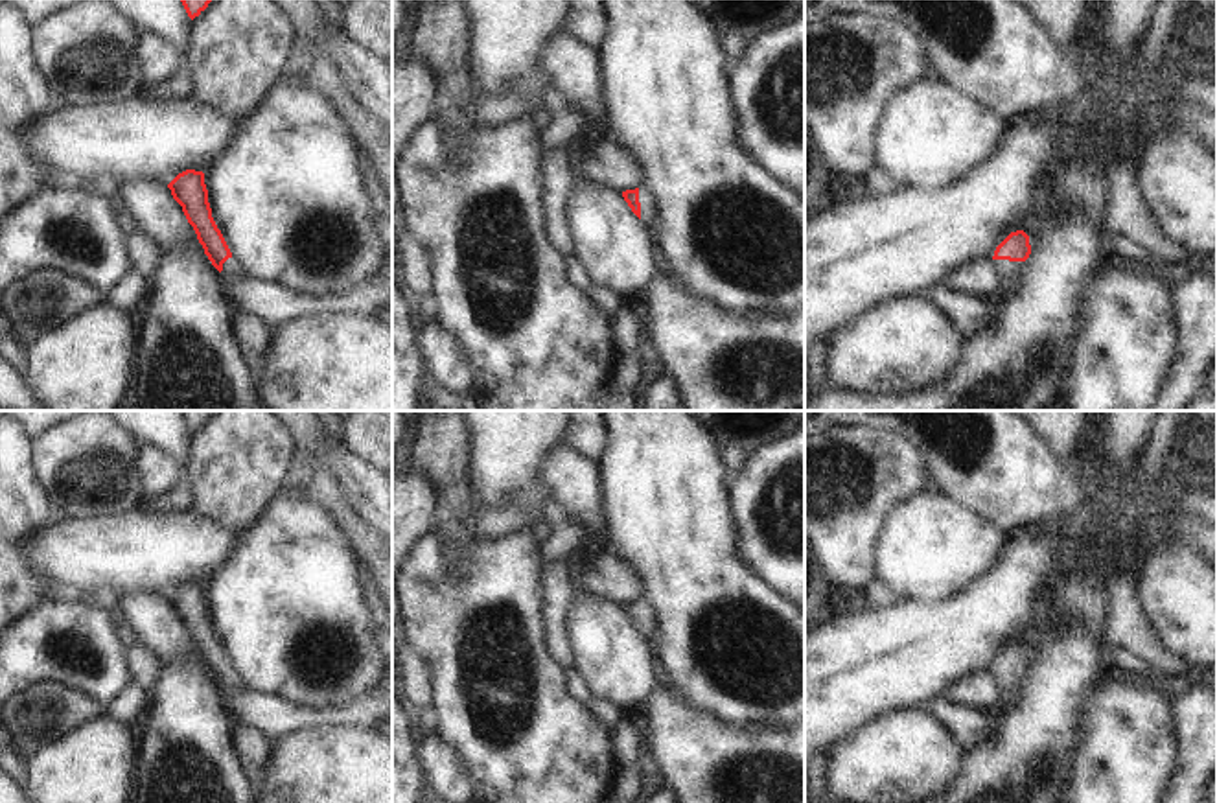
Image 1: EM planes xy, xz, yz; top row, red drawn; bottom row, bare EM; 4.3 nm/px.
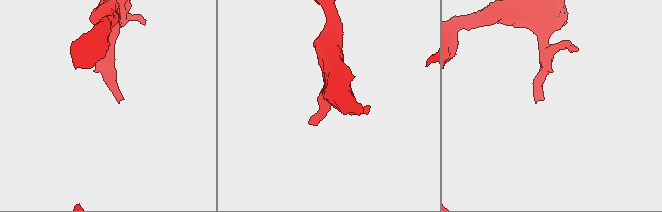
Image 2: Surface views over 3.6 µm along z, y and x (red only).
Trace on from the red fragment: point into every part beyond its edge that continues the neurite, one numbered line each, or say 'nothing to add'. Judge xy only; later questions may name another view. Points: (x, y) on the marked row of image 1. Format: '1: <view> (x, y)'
1: xy (231, 267)

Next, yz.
1: yz (1009, 271)

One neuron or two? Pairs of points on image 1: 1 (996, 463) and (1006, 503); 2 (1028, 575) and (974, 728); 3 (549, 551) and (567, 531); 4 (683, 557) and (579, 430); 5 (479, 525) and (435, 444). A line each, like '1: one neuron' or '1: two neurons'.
1: one neuron
2: two neurons
3: one neuron
4: two neurons
5: two neurons

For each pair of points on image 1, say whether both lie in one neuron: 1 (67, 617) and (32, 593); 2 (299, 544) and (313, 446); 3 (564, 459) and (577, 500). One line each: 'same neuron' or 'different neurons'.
1: different neurons
2: different neurons
3: same neuron

